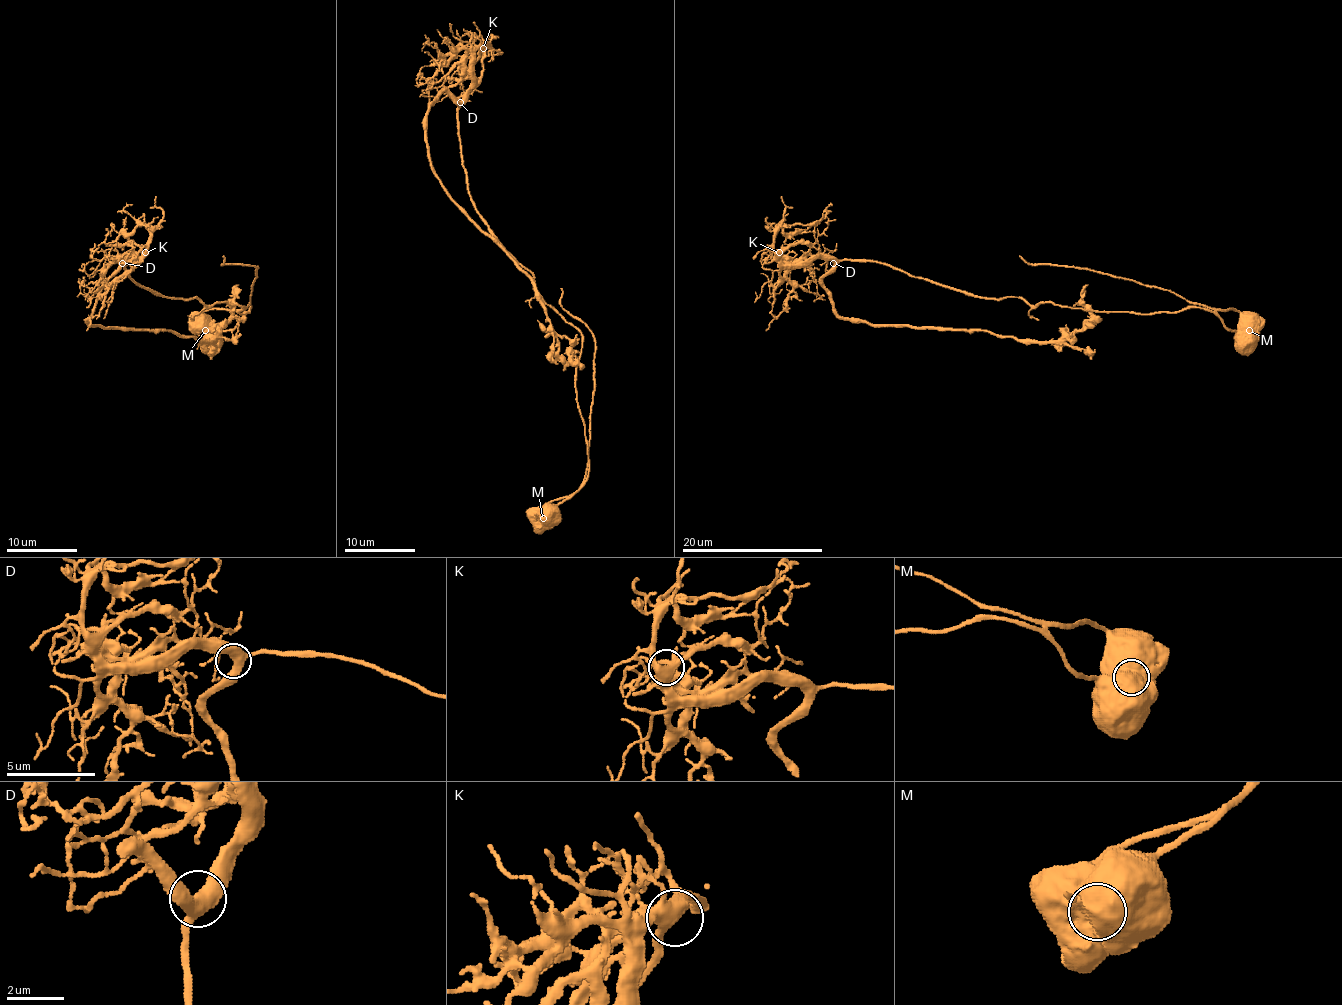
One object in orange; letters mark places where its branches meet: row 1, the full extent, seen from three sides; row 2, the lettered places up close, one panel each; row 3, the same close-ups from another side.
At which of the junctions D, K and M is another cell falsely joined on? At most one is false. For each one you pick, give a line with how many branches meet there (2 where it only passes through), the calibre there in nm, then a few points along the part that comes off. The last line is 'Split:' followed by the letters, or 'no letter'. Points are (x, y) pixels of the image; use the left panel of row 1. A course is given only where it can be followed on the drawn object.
M: Branches: 1. Thickness 1550 nm. Course of the part to remove: (205, 330), (209, 326), (205, 311), (246, 307), (256, 277), (256, 266), (223, 265), (223, 256)
Split: M

